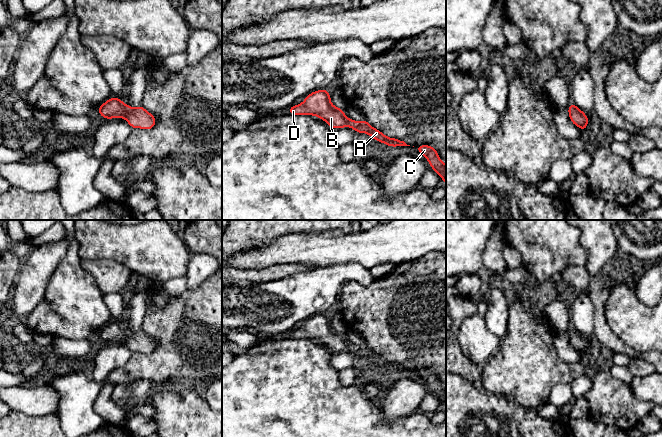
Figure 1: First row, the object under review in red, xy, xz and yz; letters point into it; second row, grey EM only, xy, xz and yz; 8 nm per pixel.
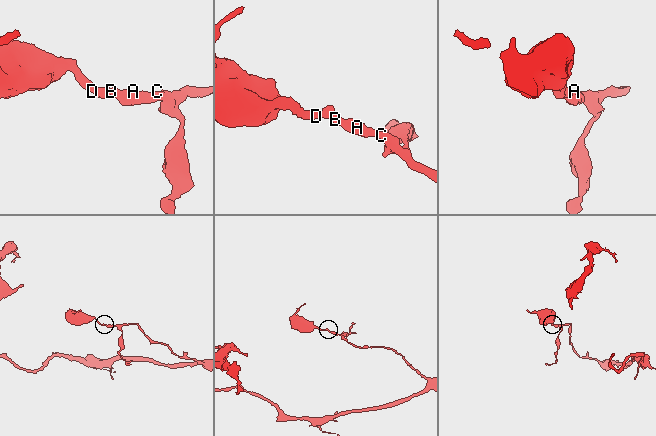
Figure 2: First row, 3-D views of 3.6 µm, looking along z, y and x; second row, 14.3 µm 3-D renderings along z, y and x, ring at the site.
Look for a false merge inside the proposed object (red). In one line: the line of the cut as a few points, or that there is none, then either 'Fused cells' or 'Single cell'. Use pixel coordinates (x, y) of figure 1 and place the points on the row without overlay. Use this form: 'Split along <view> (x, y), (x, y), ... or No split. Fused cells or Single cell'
No split. Single cell

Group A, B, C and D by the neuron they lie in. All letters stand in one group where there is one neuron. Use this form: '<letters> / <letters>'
A B C D

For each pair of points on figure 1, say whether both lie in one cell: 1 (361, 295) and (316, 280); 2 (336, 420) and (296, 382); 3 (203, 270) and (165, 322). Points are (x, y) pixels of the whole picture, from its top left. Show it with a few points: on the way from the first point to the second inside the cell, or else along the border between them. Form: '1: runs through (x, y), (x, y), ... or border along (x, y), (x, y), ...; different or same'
1: border along (363, 284), (347, 281), (341, 287), (338, 296); different
2: runs through (326, 412), (306, 392); same
3: border along (209, 276), (196, 288), (187, 290); different

